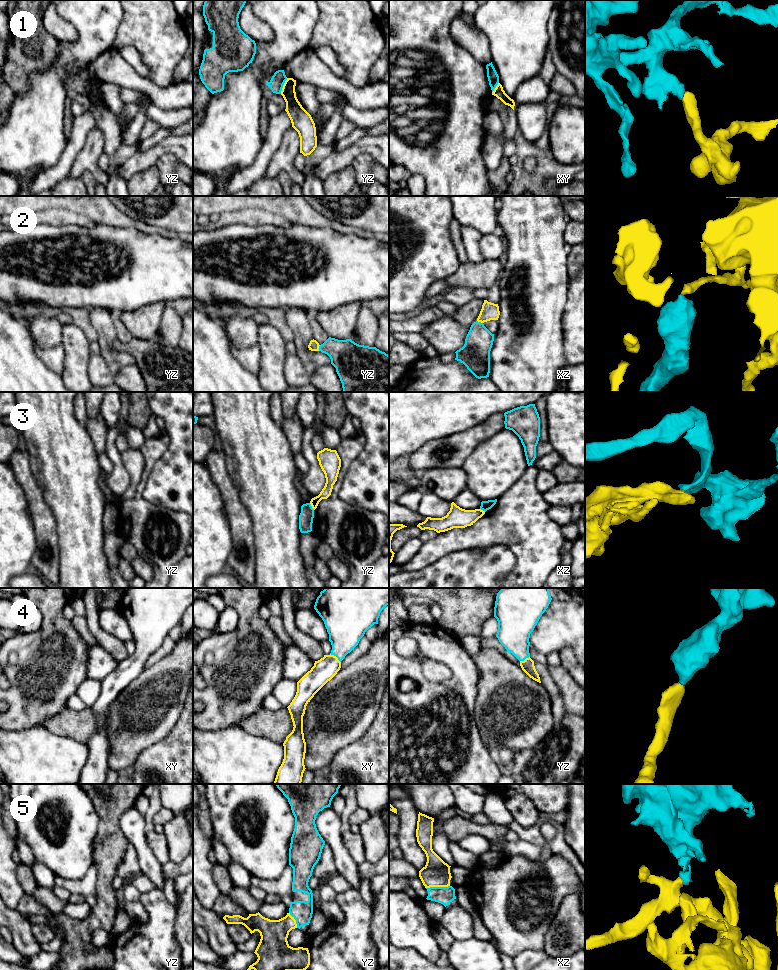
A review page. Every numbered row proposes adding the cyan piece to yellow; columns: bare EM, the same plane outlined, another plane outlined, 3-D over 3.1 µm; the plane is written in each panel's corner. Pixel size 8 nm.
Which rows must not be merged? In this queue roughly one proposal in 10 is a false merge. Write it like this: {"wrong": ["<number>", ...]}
{"wrong": ["1", "3"]}

